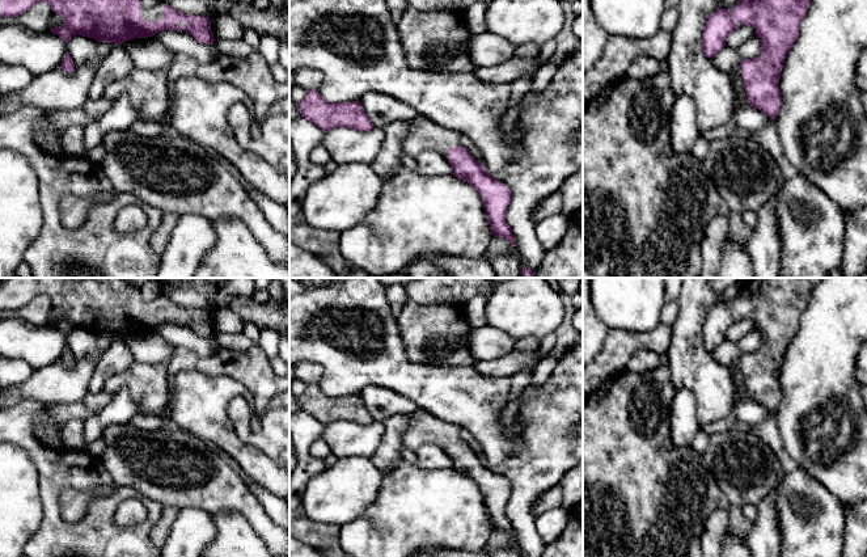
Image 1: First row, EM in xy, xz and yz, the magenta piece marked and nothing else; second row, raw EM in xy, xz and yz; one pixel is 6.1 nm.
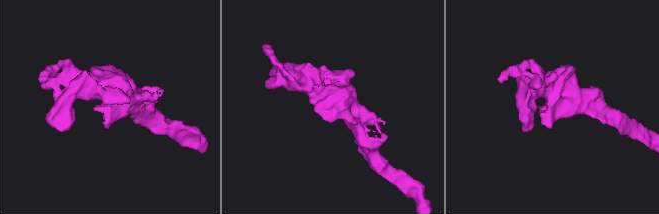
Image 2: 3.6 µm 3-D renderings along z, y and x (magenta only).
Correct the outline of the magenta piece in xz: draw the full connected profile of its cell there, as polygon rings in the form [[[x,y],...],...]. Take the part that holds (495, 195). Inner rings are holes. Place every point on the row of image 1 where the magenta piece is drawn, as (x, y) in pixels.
[[[416,115],[403,139],[403,151],[414,157],[424,151],[441,155],[453,169],[453,176],[470,183],[483,202],[486,216],[495,237],[504,237],[515,245],[513,235],[506,223],[506,212],[511,202],[511,189],[494,180],[470,152],[461,145],[457,131],[444,128],[423,115]]]

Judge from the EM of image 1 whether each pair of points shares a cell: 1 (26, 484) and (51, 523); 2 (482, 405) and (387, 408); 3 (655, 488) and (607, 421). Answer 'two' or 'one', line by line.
1: two
2: two
3: one

